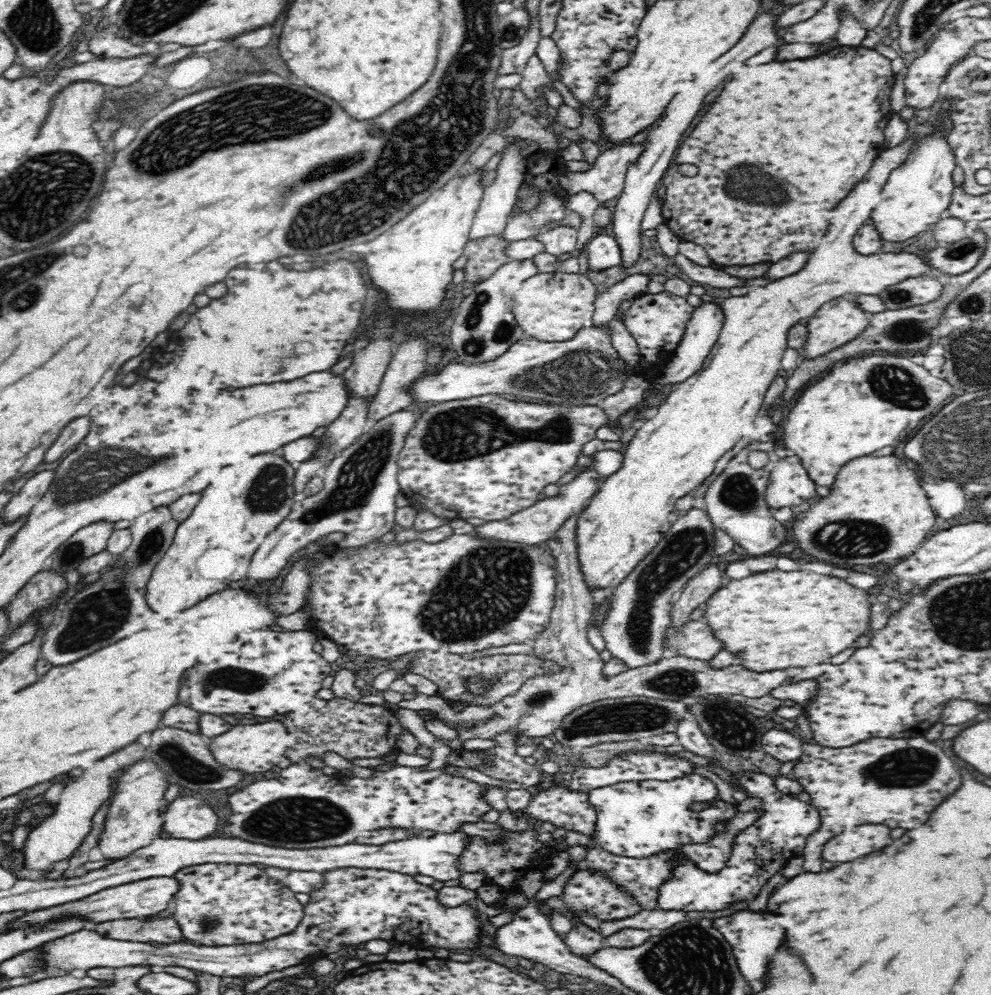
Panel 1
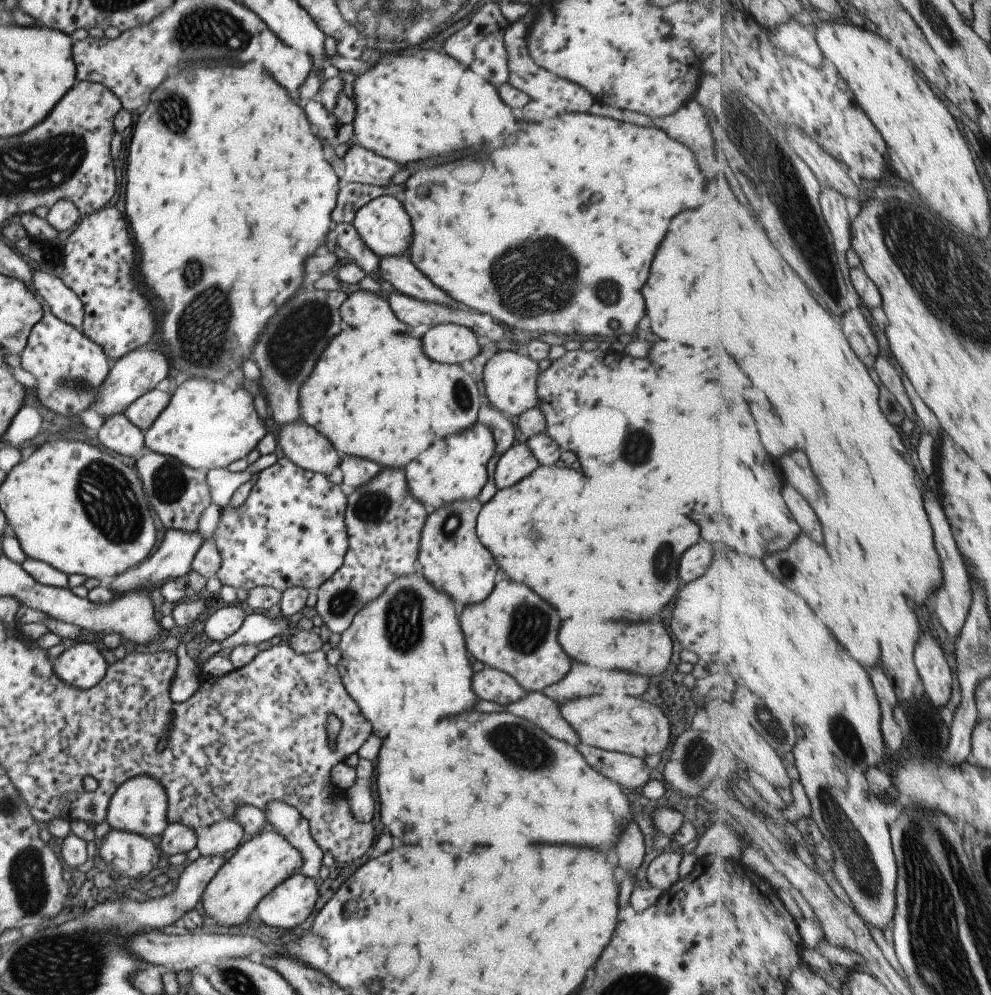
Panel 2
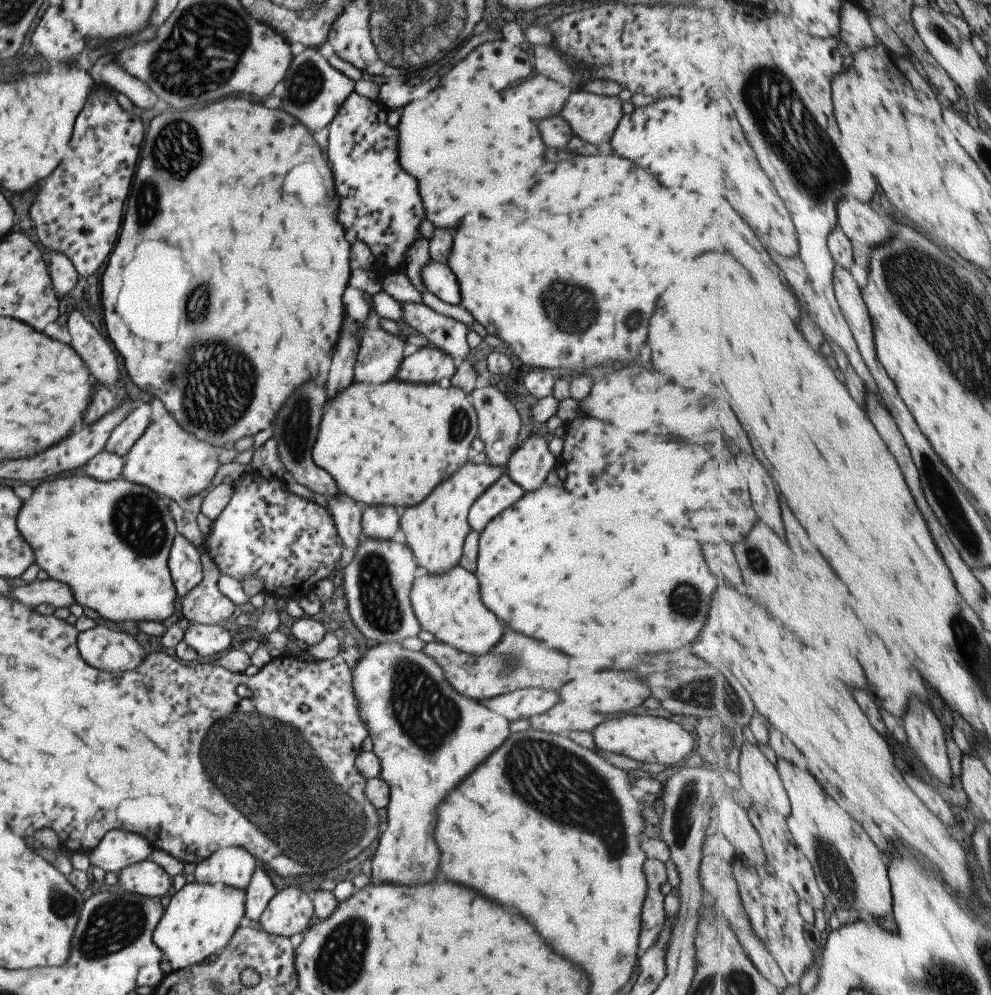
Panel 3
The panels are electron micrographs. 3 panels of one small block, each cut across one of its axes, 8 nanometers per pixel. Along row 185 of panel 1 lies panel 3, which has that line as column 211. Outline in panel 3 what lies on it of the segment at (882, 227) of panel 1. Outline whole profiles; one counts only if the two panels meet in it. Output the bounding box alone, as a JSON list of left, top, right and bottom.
[151,883,245,971]

